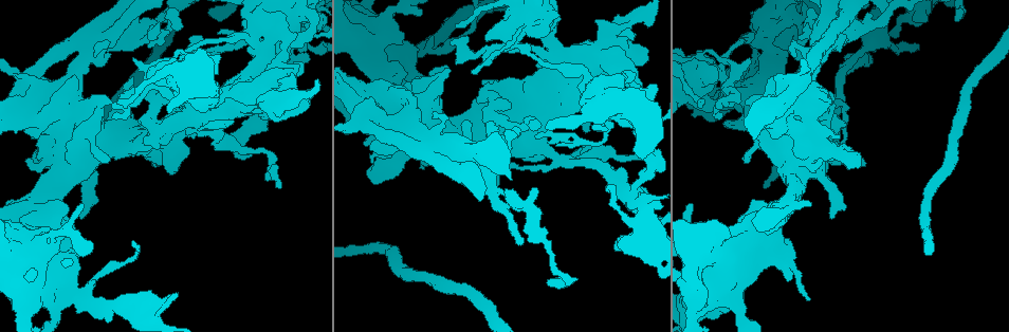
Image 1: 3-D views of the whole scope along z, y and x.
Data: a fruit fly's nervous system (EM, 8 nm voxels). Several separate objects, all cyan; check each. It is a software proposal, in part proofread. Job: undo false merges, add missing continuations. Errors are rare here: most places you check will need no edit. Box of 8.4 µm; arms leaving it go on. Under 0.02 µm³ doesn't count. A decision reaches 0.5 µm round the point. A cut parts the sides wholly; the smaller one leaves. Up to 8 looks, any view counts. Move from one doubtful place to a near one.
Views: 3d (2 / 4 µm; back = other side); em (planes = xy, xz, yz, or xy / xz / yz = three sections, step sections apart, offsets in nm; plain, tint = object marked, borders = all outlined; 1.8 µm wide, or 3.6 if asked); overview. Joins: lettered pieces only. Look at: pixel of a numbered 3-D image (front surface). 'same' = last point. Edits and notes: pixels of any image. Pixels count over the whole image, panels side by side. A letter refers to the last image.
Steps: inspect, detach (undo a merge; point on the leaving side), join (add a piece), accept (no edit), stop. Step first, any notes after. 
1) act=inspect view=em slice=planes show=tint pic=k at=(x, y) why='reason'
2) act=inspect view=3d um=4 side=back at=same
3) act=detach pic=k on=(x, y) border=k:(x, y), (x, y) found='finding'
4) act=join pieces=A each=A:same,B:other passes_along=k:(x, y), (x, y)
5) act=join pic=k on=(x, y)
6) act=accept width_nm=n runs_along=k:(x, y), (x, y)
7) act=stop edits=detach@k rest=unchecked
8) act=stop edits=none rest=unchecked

act=inspect view=em um=3.6 slice=yz step=8 show=borders pic=1 at=(378, 29) why='sudden change in width'

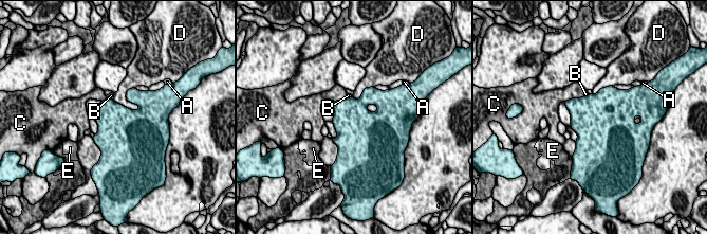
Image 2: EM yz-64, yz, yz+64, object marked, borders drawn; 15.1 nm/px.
act=accept width_nm=650 each=A:other,B:other,C:other,D:other,E:other border=2:(112, 100), (133, 110), (140, 108) found='all the same cell'

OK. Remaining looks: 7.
act=inspect view=3d um=4 pic=1 at=(787, 137) why='sharp bend'

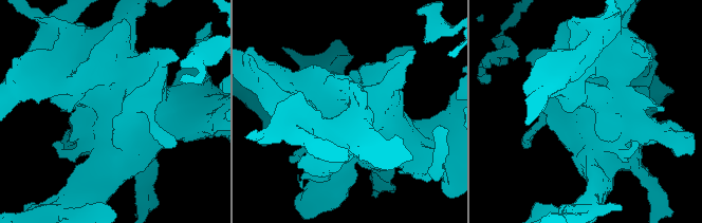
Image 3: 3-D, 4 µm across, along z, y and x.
act=inspect view=em um=3.6 slice=planes show=tint pic=3 at=(588, 110)

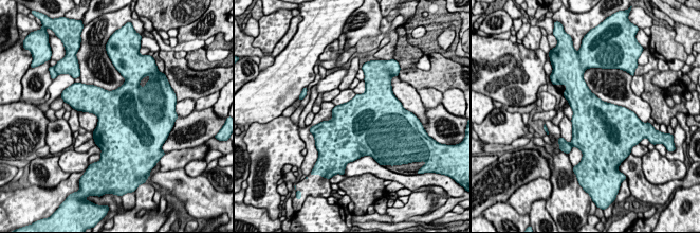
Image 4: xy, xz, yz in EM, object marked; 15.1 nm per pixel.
act=inspect view=em um=3.6 slice=planes show=borders at=same

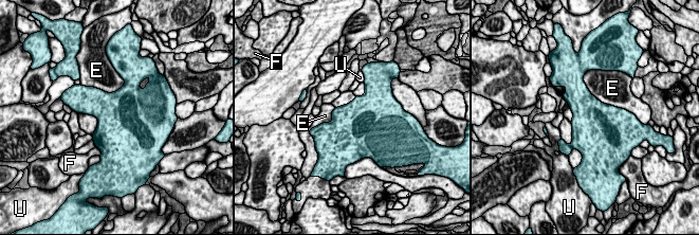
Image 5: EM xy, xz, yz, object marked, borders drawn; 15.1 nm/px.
act=accept each=E:other,F:other,U:other border=5:(583, 80), (600, 101), (625, 110) found='continuous, no second cell'

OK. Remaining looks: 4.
act=inspect view=em slice=xy step=8 show=tint pic=1 at=(435, 146)

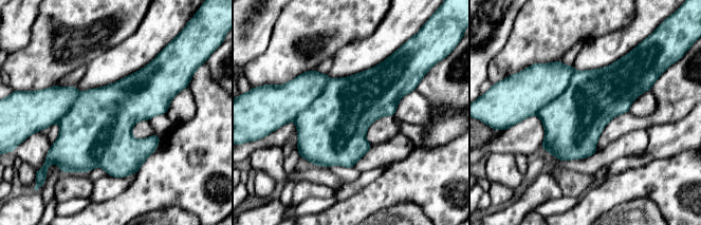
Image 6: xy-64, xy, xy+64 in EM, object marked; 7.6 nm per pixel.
act=inspect view=em slice=planes show=tint at=same

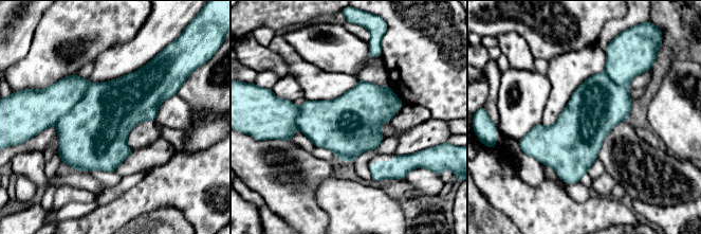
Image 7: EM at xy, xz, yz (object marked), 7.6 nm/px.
act=inspect view=em slice=planes show=borders at=same why='see the neighbours'

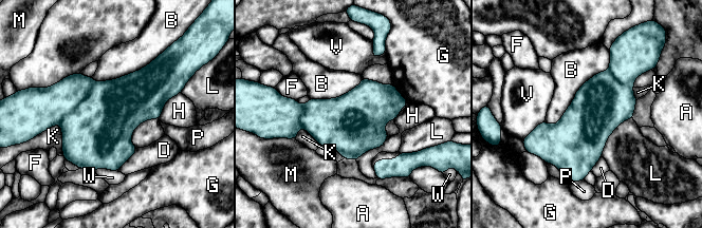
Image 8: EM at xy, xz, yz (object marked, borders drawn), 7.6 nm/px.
act=accept longest_contact=B:750nm each=A:other,B:other,D:other,F:other,G:other,H:other,K:other,L:other,M:other,P:other,V:other,W:other border=8:(631, 117), (609, 135), (601, 156) found='all the same cell'

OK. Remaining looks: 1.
act=stop edits=none rest=unchecked

